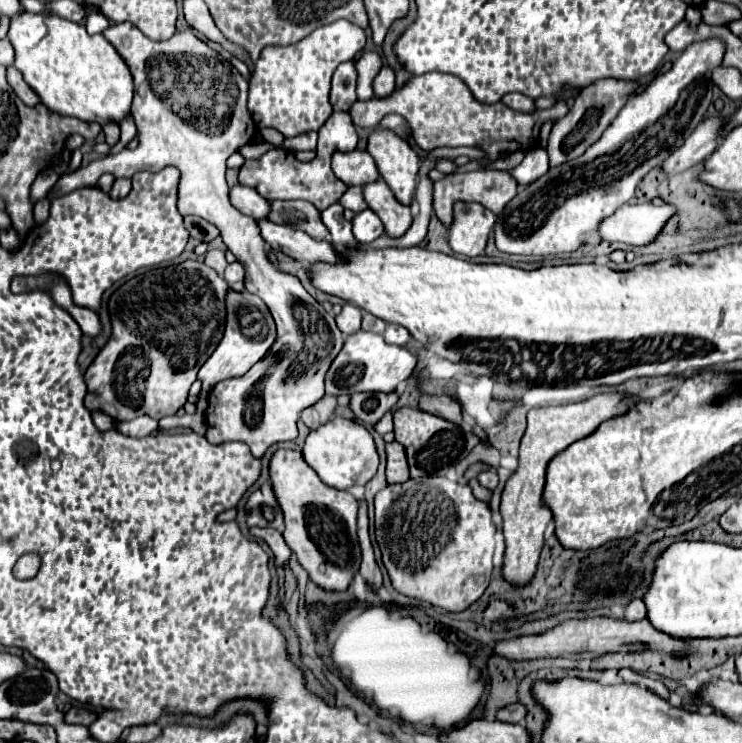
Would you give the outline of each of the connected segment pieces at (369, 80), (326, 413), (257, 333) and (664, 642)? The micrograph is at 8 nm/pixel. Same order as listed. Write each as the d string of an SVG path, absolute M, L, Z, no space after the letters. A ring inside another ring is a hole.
M363 53L357 61L357 99L373 99L373 79L381 71L381 57L377 53Z
M323 395L323 399L317 401L317 417L333 417L335 405L337 399L333 395Z
M229 289L225 307L227 307L227 321L225 321L223 339L219 341L213 355L199 369L199 379L203 381L203 391L209 391L221 379L245 375L269 351L269 347L275 341L275 321L271 317L267 305L259 297L253 297L253 293L249 293L249 291L239 293L239 291Z
M587 617L587 619L567 619L557 627L541 633L541 635L523 635L507 641L497 641L493 647L493 655L509 657L509 659L537 659L537 657L563 657L565 653L605 653L605 651L635 651L641 647L657 647L667 653L687 653L685 645L679 639L673 639L657 629L647 619L641 621L625 621L611 617Z

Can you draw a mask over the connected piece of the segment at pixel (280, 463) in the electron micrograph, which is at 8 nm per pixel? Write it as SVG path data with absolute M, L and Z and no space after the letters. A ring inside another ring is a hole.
M277 449L269 463L269 479L273 493L285 517L285 543L307 569L309 579L323 589L345 591L359 569L357 543L357 501L349 491L325 485L305 463L299 451Z

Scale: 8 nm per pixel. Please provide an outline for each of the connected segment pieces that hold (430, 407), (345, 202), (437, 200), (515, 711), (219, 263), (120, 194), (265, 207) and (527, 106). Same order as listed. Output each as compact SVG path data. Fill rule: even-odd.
M421 393L419 407L423 411L427 411L427 413L445 417L445 419L457 423L457 425L461 423L461 407L449 395L429 395L429 393Z
M349 185L347 189L345 189L345 195L341 195L341 199L339 199L339 205L343 205L343 207L349 207L351 211L361 211L361 209L365 209L367 205L365 205L365 201L363 201L363 197L361 197L361 187L355 187L355 185Z
M481 169L481 171L469 171L469 173L455 173L455 175L447 175L443 181L435 181L433 211L445 225L451 223L451 205L455 201L477 201L487 205L487 209L497 215L513 199L515 193L517 193L517 181L505 171Z
M513 703L513 705L507 705L507 707L499 709L495 713L495 719L505 721L505 723L519 723L523 719L523 715L525 715L525 707L519 705L519 703Z
M211 249L211 251L207 251L207 255L205 255L205 265L209 265L211 269L215 269L217 275L223 277L223 271L225 271L225 267L227 267L225 253L223 253L221 249Z
M115 179L113 189L111 189L111 197L113 199L123 199L127 193L131 191L131 179Z
M235 185L231 189L231 203L243 213L253 217L255 221L267 219L269 217L269 201L265 197L261 197L255 189L243 187L243 185Z
M509 93L505 99L501 99L507 107L515 109L515 111L521 111L521 113L533 113L535 111L535 101L521 95L521 93Z

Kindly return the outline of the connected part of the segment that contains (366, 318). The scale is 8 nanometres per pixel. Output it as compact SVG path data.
M363 313L363 329L381 335L385 329L385 321L381 321L379 317L373 317L371 313Z

